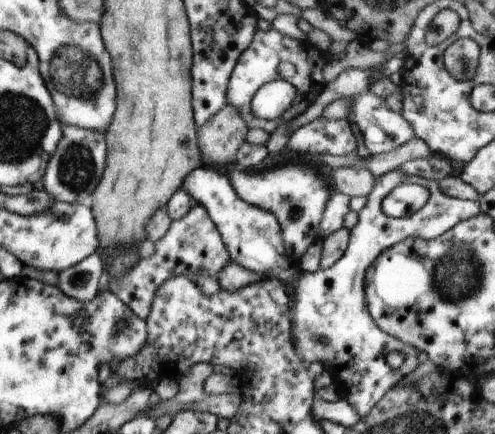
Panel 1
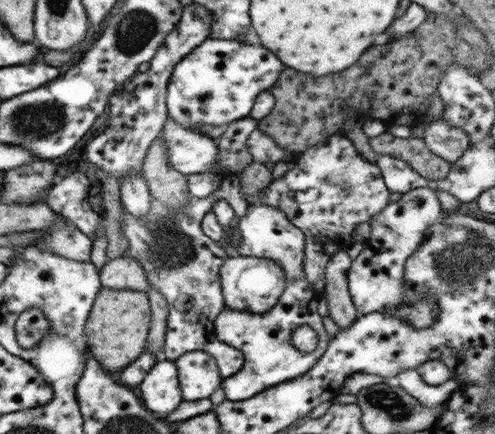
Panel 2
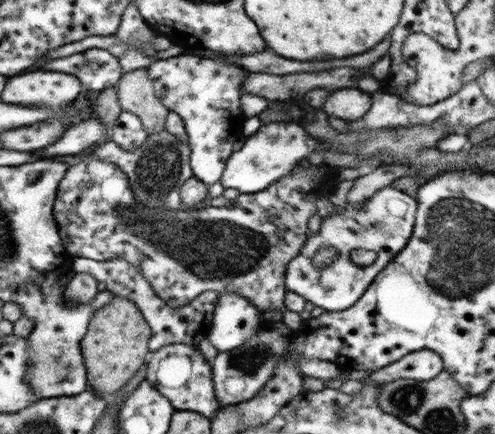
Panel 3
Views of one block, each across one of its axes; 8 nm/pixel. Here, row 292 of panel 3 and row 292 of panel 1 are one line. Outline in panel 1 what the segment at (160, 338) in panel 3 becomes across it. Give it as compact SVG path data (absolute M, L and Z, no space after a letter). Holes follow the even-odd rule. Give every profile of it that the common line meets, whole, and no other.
M193 204L191 210L181 220L171 222L167 234L155 244L153 256L139 260L135 268L131 268L129 272L123 272L119 278L113 278L113 280L109 278L107 290L113 292L141 320L147 320L147 316L151 312L153 296L163 282L177 278L177 276L185 276L191 282L195 282L195 286L205 296L213 296L219 292L217 274L219 274L219 270L223 270L227 266L227 262L231 262L231 256L225 250L221 234L215 228L215 224L211 222L207 208ZM199 270L203 270L203 274L199 274Z

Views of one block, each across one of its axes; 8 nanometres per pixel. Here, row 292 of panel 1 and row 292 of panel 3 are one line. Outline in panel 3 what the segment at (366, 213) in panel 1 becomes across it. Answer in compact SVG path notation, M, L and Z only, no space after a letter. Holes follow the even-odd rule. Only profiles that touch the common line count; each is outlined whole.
M391 186L377 190L369 200L361 204L361 208L353 208L351 204L335 208L335 212L321 222L319 230L315 234L309 234L309 238L301 246L301 252L287 264L283 276L285 290L299 294L307 302L323 308L325 312L341 312L351 308L373 284L373 278L407 246L415 226L415 212L417 200ZM327 246L337 248L337 258L327 268L313 266L311 256L319 248ZM355 248L373 250L377 254L377 260L371 266L355 266L349 260L349 252Z

